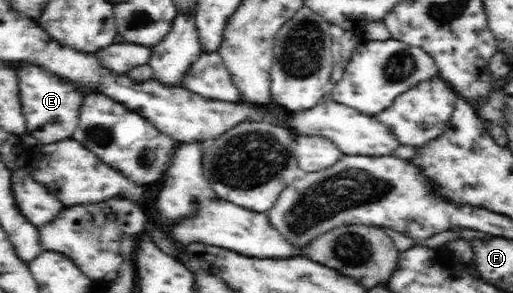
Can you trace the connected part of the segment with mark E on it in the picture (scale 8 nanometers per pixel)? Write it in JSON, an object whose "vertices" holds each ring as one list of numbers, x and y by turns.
{"vertices":[[20,67,16,71,20,110,27,120,27,133,38,139,39,143,56,143,72,138,80,119,80,105,85,98,82,92,76,91,76,85,43,67]]}

